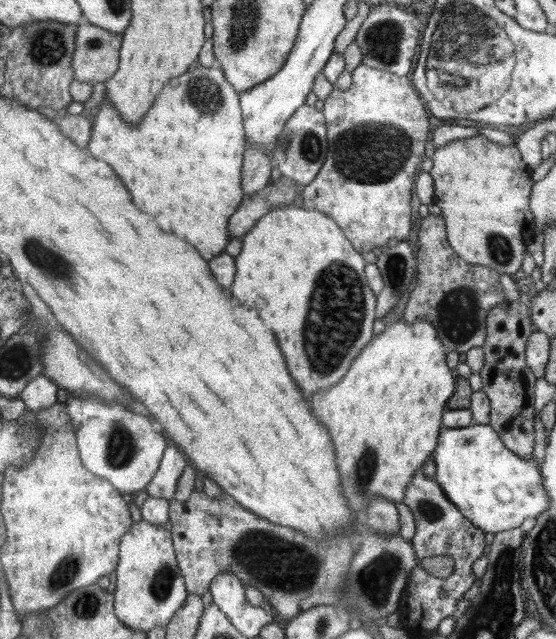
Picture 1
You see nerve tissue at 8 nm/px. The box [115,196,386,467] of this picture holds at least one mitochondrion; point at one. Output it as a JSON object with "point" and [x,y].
{"point":[337,311]}

